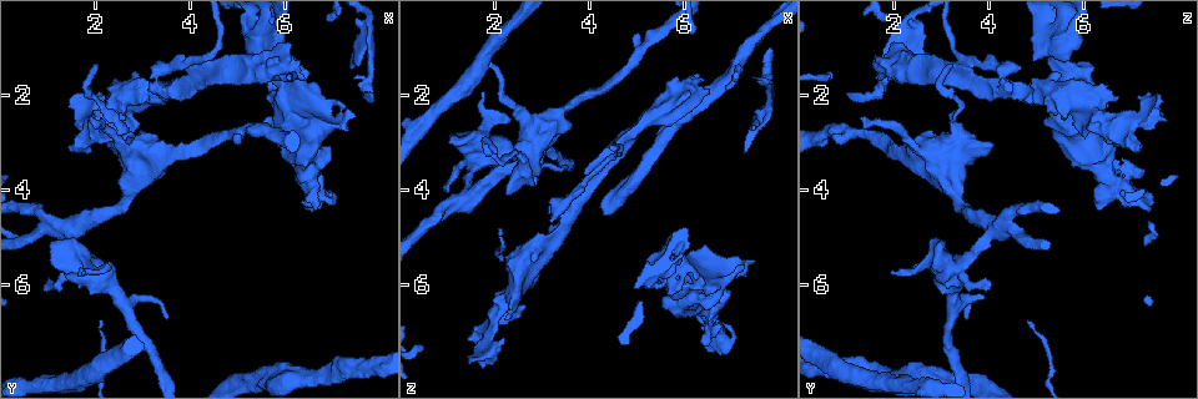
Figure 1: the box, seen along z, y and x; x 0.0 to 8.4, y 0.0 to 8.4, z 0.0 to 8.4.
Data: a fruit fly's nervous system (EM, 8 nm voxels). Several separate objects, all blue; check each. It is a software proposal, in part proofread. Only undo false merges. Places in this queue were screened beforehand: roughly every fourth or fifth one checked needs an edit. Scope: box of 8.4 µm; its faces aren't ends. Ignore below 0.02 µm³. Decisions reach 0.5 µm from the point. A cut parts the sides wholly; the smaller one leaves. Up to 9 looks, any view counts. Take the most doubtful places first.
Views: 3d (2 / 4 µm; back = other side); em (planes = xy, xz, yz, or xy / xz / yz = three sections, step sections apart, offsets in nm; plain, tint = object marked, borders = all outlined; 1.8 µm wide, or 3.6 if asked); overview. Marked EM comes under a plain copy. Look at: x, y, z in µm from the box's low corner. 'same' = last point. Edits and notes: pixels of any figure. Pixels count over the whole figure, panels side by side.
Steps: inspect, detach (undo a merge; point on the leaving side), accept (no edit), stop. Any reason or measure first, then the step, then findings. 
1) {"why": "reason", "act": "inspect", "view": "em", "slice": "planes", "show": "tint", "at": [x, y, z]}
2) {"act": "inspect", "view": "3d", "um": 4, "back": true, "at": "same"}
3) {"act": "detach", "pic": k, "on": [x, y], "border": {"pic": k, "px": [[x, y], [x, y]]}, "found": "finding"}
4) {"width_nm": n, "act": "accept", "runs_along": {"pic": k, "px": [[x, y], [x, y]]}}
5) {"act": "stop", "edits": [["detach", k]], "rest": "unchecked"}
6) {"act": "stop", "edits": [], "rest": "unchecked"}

{"why": "calibre changes", "act": "inspect", "view": "em", "slice": "planes", "show": "tint", "at": [2.85, 3.35, 2.85]}

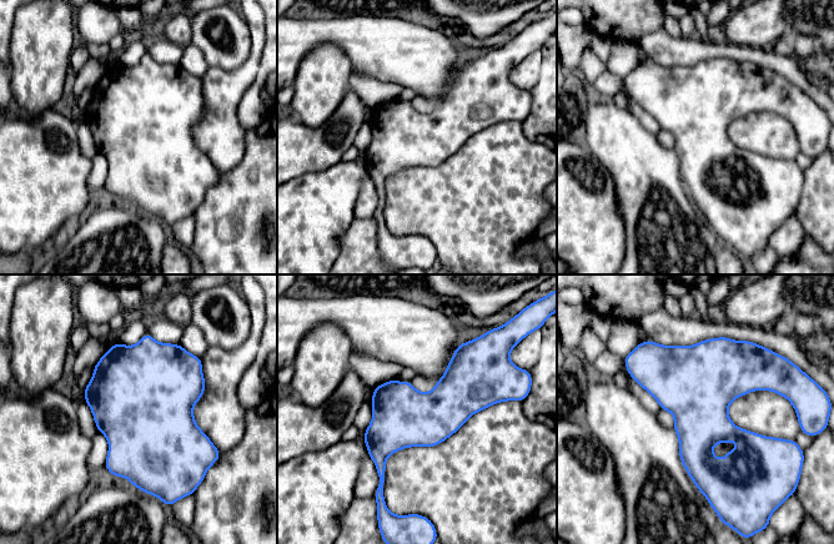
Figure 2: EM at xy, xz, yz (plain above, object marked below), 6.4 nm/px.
{"width_nm": 400, "act": "accept", "found": "continuous, no second neuron"}

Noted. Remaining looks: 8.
{"why": "sudden change in width", "act": "inspect", "view": "em", "slice": "planes", "show": "tint", "at": [2.05, 2.60, 6.40]}

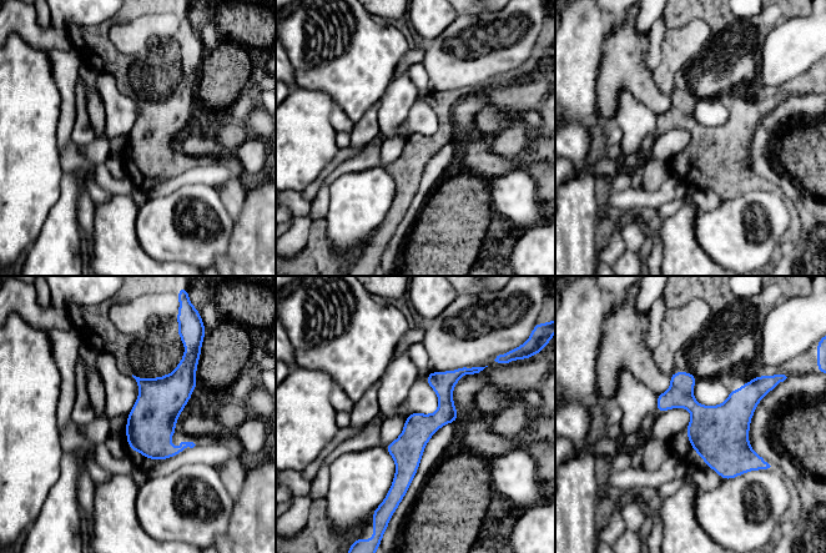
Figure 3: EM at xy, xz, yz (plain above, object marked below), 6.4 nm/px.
{"act": "accept", "found": "continuous, no second neuron"}

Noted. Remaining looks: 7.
{"why": "looks like a crossing", "act": "inspect", "view": "3d", "um": 4, "at": [1.55, 4.85, 4.15]}

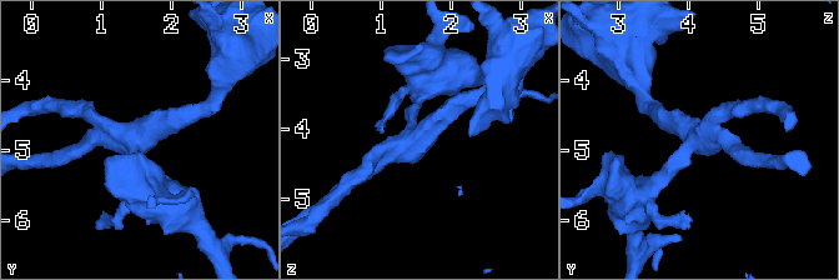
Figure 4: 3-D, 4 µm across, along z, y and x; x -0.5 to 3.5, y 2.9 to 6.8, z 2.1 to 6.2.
{"arms": 4, "act": "inspect", "view": "em", "slice": "planes", "show": "tint", "at": [1.55, 4.85, 4.15]}

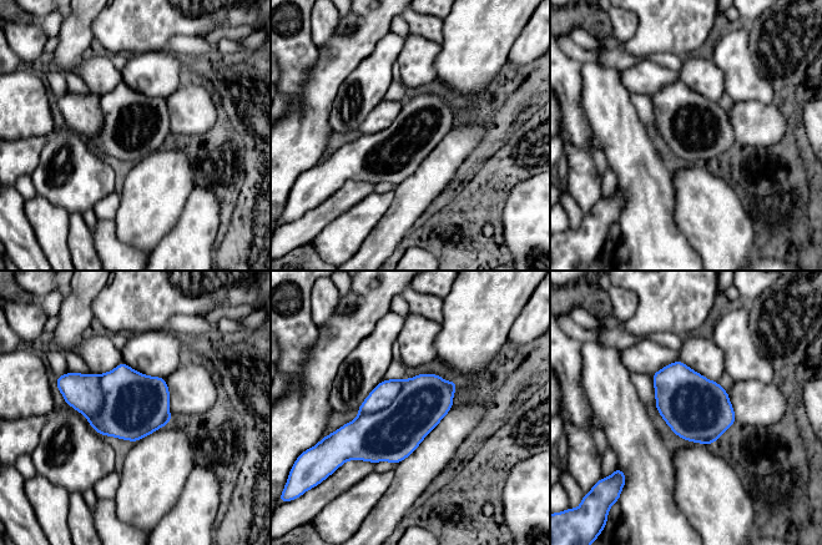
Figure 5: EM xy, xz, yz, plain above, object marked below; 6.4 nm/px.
{"width_nm": 420, "act": "accept", "found": "one neuron here"}

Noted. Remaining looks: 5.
{"act": "inspect", "view": "em", "slice": "planes", "show": "tint", "at": [6.55, 4.25, 6.75]}

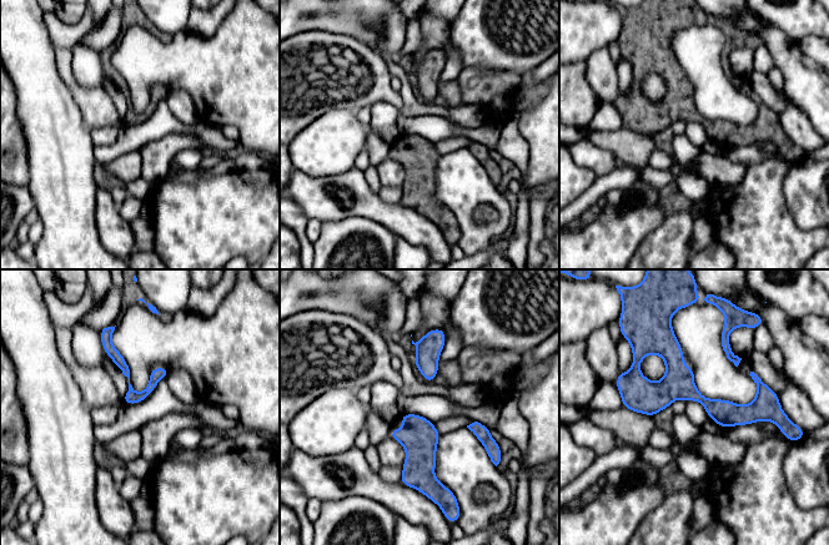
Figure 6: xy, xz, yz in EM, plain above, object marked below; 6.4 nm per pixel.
{"act": "accept", "runs_along": {"pic": 6, "px": [[626, 395], [691, 392], [724, 413], [774, 415]]}, "found": "all the same neuron"}

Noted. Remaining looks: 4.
{"act": "stop", "edits": [], "rest": "unchecked"}

